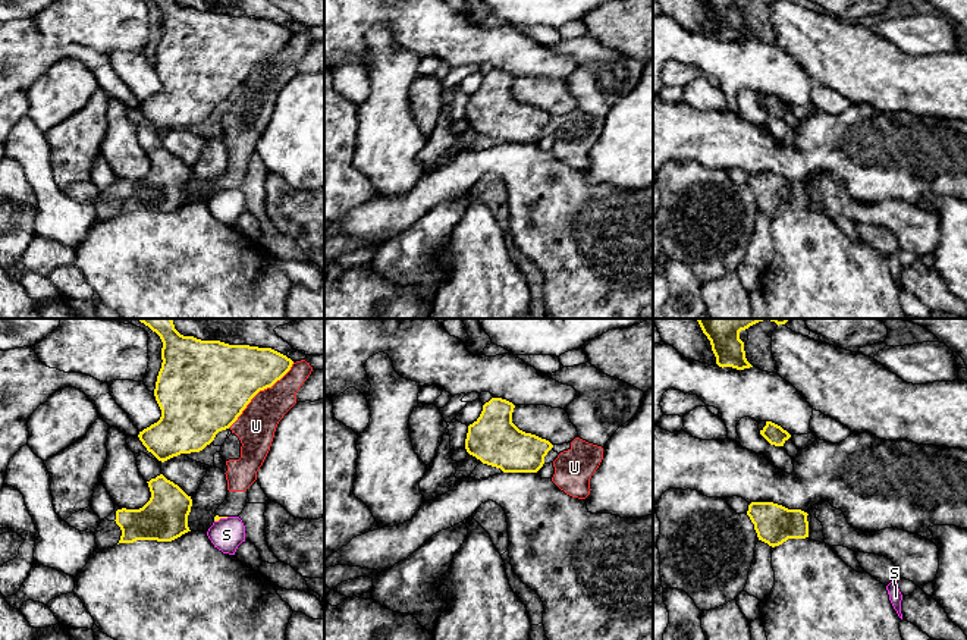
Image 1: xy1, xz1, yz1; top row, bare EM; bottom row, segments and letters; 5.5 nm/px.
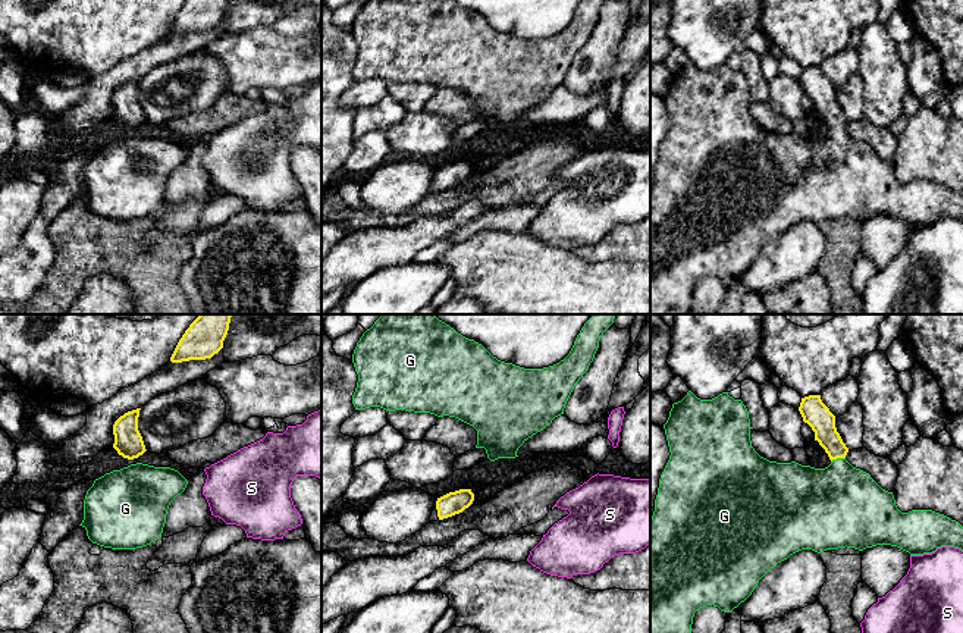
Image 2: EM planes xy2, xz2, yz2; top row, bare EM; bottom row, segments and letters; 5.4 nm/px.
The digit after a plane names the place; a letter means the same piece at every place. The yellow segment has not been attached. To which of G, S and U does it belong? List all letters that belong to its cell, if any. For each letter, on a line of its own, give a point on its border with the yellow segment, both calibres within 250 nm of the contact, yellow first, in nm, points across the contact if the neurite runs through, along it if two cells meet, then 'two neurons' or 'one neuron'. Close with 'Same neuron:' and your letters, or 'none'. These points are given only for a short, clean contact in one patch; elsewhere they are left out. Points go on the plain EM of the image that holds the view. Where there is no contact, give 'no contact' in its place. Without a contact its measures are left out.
G: contact yz2 (837, 128); calibres 140 and 420 nm; way yz2 (818, 87), (837, 128), (840, 138), (840, 174); one neuron
S: contact xy1 (220, 188); calibres 30 and 180 nm; border xy1 (228, 188), (220, 188), (214, 193); two neurons
U: contact xy1 (258, 62); calibres 440 and 220 nm; one neuron
Same neuron: G, U

